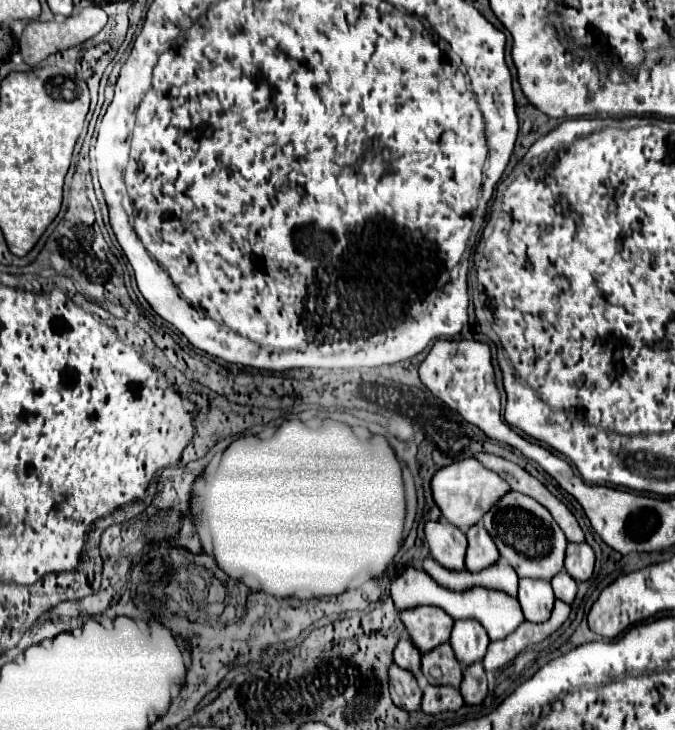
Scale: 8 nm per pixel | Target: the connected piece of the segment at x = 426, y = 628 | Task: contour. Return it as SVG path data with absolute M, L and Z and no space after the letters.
M414 607L402 611L402 623L420 653L428 653L450 639L454 619L440 607Z

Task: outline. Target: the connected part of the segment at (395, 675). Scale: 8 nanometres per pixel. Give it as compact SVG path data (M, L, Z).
M398 665L390 667L390 693L396 707L404 711L418 711L422 701L422 689L416 677Z

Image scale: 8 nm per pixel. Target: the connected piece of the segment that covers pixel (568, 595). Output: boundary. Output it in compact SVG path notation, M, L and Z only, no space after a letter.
M562 571L562 573L558 573L552 581L552 587L554 587L554 593L556 593L556 597L560 599L560 601L564 601L564 603L568 603L568 605L572 605L574 603L574 599L576 599L576 581L566 573L566 571Z

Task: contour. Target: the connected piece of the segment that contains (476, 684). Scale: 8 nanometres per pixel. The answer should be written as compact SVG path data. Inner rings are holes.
M474 663L466 667L460 693L466 705L480 705L484 701L484 697L488 695L488 687L486 687L486 673L482 663Z

